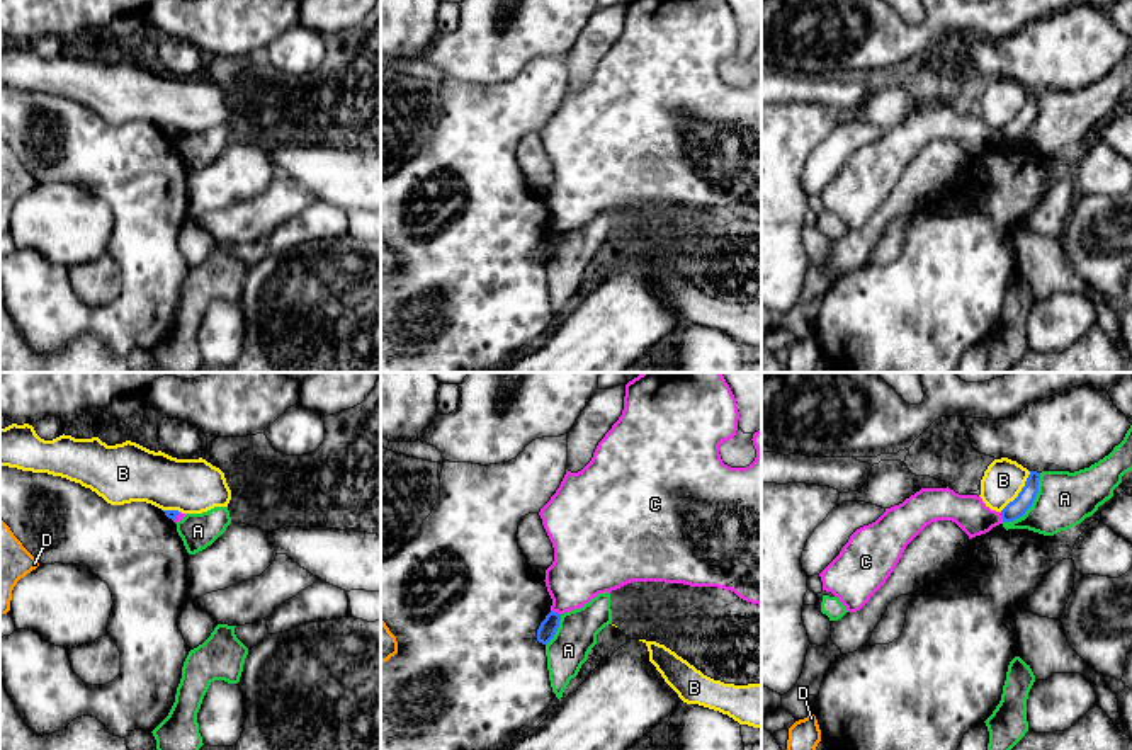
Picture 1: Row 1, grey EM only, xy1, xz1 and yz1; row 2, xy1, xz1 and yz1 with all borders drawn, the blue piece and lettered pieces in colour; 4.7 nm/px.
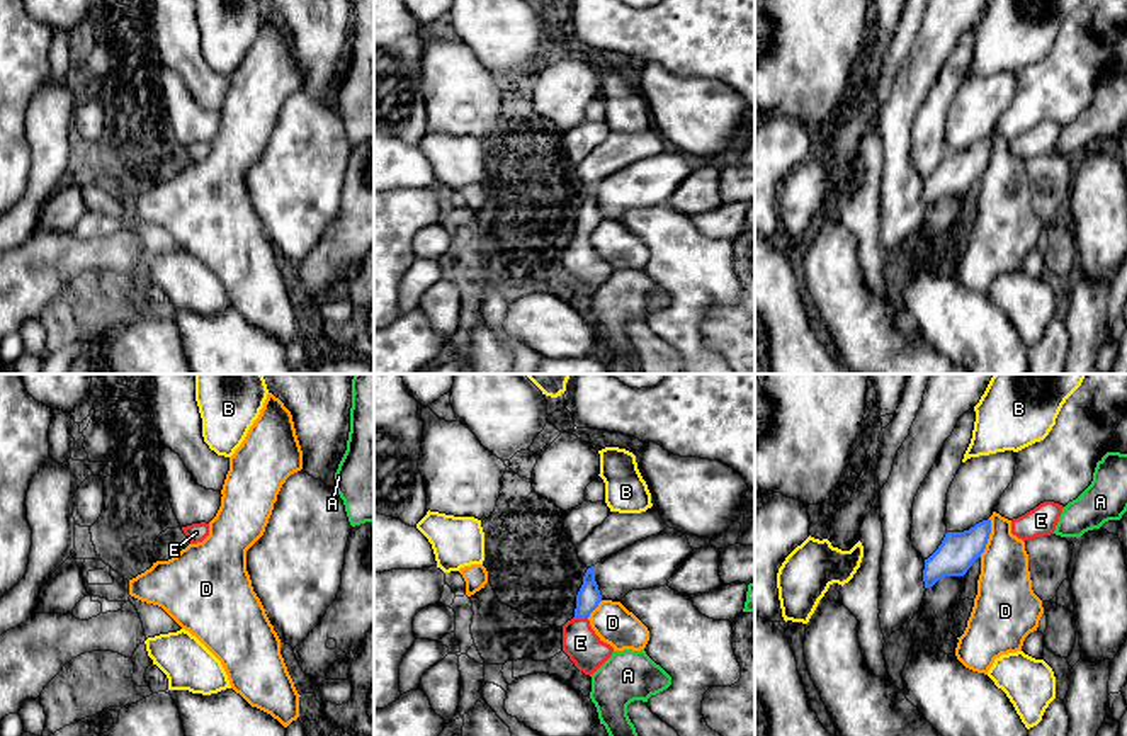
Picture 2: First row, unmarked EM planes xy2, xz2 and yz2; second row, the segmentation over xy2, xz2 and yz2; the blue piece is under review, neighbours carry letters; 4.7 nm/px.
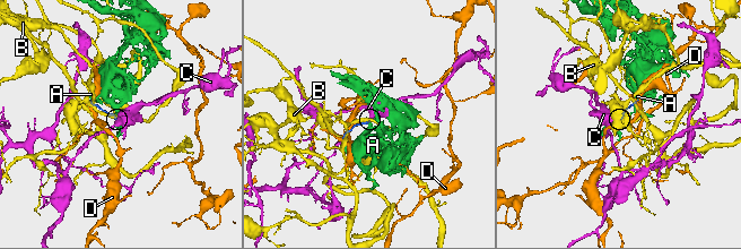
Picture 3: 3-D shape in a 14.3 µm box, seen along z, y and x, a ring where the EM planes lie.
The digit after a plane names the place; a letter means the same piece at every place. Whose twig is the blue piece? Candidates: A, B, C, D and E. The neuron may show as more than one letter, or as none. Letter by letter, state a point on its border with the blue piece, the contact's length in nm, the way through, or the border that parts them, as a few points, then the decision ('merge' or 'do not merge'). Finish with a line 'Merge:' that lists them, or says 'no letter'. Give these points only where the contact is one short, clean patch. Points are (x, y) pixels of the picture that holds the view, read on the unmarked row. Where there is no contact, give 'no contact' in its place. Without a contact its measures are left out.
A: meets blue in yz1 at (1032, 121); contact 300 nm long; border along yz1 (1041, 92), (1032, 124), (1022, 135), (1003, 142); do not merge
B: meets blue in yz1 at (1020, 111); contact 240 nm long; do not merge
C: meets blue in xz1 at (556, 232); contact 50 nm long; border along xz1 (551, 228), (560, 233); do not merge
D: meets blue in yz2 at (988, 157); contact 190 nm long; border along yz2 (990, 138), (990, 157), (979, 175); do not merge
E: meets blue in xz2 at (582, 237); contact 60 nm long; runs through xz2 (588, 216), (582, 237), (580, 262); merge
Merge: E

